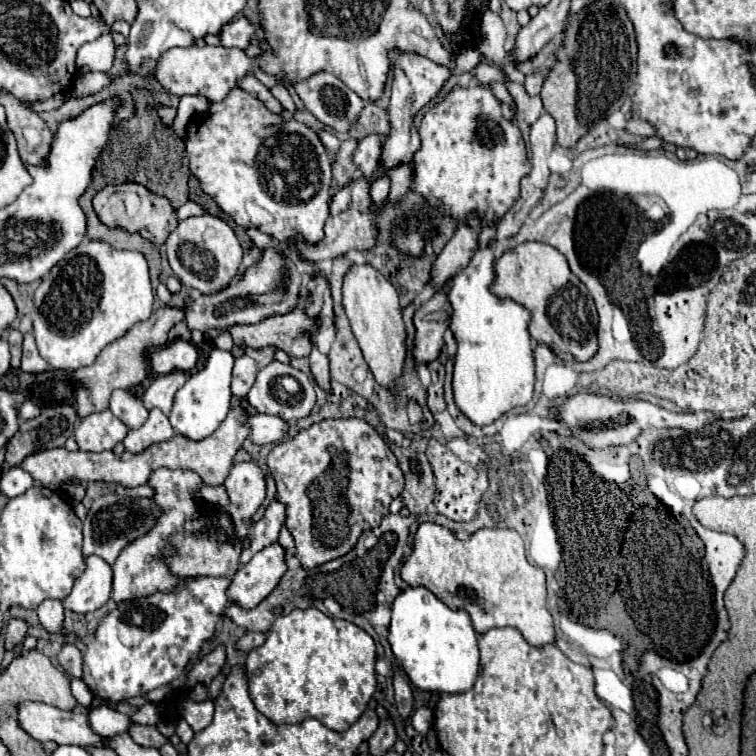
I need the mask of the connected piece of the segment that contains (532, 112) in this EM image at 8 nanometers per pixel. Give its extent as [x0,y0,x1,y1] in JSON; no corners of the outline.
[505,81,544,124]

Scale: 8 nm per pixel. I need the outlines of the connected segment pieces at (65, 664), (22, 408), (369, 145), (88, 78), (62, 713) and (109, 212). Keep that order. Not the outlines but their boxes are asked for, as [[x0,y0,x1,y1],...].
[[58,644,84,678],[16,400,40,422],[354,134,384,178],[72,72,110,96],[16,702,104,744],[92,182,178,246]]

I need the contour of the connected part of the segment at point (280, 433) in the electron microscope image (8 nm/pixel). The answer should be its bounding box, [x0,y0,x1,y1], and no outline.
[248,414,290,444]

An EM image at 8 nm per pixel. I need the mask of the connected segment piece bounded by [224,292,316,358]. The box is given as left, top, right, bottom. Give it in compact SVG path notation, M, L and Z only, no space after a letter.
M302 292L302 304L296 306L294 310L282 314L282 316L268 316L268 318L262 318L258 324L246 324L246 326L234 324L234 326L228 326L224 330L230 332L234 344L244 348L244 350L246 348L258 350L258 348L266 348L266 346L276 346L276 348L284 350L288 356L304 358L312 350L312 338L308 332L316 326L316 318L310 318L304 310L304 300L306 300L306 292Z

